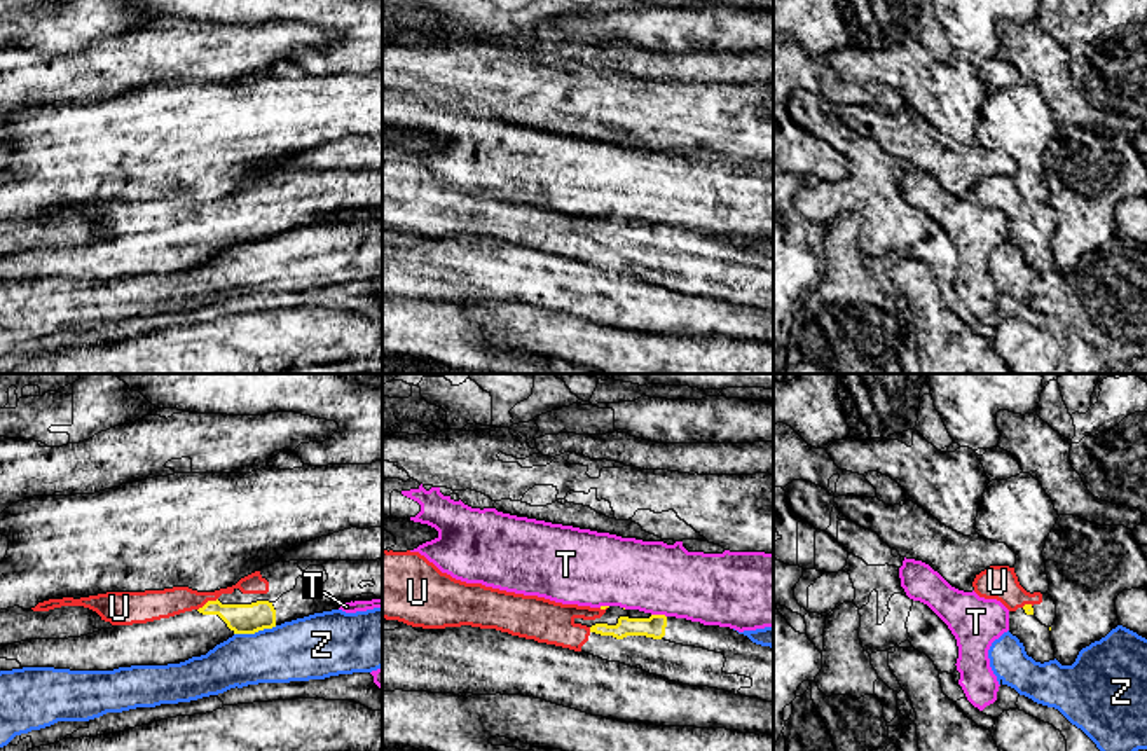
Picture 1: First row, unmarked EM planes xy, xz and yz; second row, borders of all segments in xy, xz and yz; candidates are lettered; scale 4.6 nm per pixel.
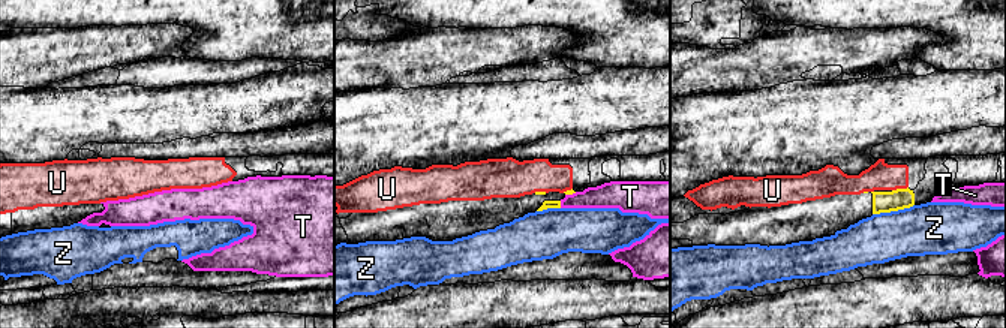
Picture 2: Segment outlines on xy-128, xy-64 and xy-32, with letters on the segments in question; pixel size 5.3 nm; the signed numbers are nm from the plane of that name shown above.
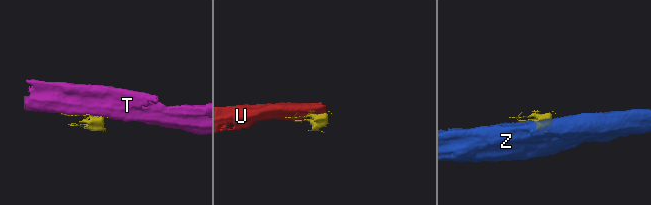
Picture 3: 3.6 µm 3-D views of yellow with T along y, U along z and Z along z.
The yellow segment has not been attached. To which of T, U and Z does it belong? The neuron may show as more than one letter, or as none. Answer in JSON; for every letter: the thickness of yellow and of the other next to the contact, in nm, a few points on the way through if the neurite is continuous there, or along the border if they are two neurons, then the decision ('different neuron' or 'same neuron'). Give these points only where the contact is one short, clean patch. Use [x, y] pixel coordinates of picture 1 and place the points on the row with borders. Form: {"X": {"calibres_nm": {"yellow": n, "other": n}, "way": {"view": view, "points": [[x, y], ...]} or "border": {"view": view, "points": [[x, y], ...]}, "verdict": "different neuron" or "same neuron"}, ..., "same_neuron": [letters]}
{"T": {"calibres_nm": {"yellow": 100, "other": 320}, "verdict": "different neuron"}, "U": {"calibres_nm": {"yellow": 140, "other": 140}, "verdict": "same neuron"}, "Z": {"calibres_nm": {"yellow": 140, "other": 280}, "border": {"view": "xy", "points": [[276, 626], [250, 634], [234, 634]]}, "verdict": "different neuron"}, "same_neuron": ["U"]}

